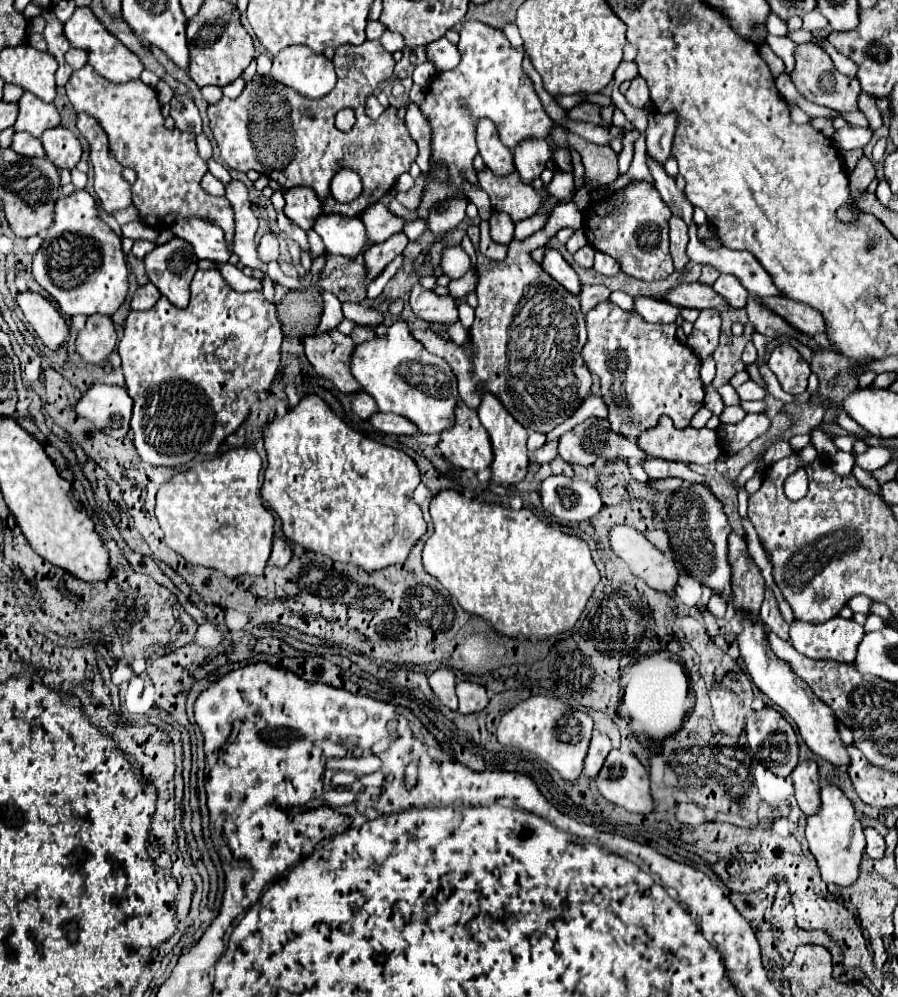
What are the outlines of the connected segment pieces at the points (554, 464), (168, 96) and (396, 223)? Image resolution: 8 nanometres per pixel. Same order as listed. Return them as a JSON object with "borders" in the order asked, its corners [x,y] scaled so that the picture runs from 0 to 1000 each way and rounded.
{"borders":[[[[618,458],[618,460],[611,464],[611,468],[614,468],[616,476],[631,476],[631,478],[636,478],[636,476],[638,476],[636,466],[634,466],[631,462],[627,462],[625,458]]],[[[178,80],[174,85],[175,96],[179,105],[189,103],[194,92],[185,82]]],[[[418,204],[411,210],[406,210],[402,222],[406,224],[406,230],[411,234],[411,246],[406,246],[406,250],[431,242],[451,226],[451,222],[447,218],[440,218],[427,204]]]]}

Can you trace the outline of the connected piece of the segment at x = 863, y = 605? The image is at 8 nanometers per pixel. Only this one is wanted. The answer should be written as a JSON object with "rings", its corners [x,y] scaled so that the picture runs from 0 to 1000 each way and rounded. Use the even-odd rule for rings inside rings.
{"rings":[[[950,597],[950,599],[943,603],[943,607],[948,609],[950,615],[963,615],[963,617],[968,617],[970,601],[963,599],[963,597]]]}

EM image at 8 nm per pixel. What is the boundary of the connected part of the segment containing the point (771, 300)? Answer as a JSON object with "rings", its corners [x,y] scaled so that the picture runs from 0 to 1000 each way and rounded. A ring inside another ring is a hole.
{"rings":[[[852,298],[847,302],[852,306],[856,306],[859,312],[870,316],[883,330],[888,330],[901,338],[919,334],[919,322],[916,322],[914,314],[910,314],[905,308],[883,302],[879,298]]]}

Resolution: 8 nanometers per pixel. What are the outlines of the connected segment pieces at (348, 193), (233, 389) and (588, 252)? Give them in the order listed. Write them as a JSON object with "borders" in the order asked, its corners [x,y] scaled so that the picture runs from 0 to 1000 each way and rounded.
{"borders":[[[[380,170],[369,182],[369,194],[378,204],[391,204],[402,196],[402,180],[391,170]]],[[[219,272],[217,278],[215,278],[215,284],[213,284],[213,302],[208,306],[208,310],[197,310],[197,308],[190,308],[190,304],[186,302],[186,298],[179,298],[175,302],[175,306],[166,312],[146,312],[144,318],[139,320],[139,334],[137,334],[137,340],[133,342],[133,356],[135,356],[135,368],[137,368],[137,374],[139,374],[139,386],[141,386],[141,392],[146,396],[146,400],[150,402],[150,408],[148,408],[148,420],[146,420],[146,432],[150,434],[148,438],[148,444],[150,444],[150,450],[155,454],[155,458],[161,462],[161,464],[168,464],[168,466],[184,466],[184,468],[197,468],[197,466],[206,466],[206,464],[213,464],[215,460],[224,460],[224,458],[231,458],[231,456],[239,456],[244,446],[251,442],[253,436],[262,434],[268,424],[273,422],[273,418],[277,416],[277,410],[280,406],[288,400],[288,396],[302,386],[302,382],[306,380],[306,374],[308,374],[308,368],[311,368],[311,362],[313,362],[313,354],[311,354],[311,348],[313,348],[313,340],[315,340],[315,334],[313,334],[313,326],[308,322],[308,314],[306,314],[306,306],[300,304],[295,298],[293,298],[293,292],[275,292],[275,294],[266,294],[262,290],[257,290],[251,280],[246,278],[244,272]]],[[[651,246],[638,258],[647,268],[660,268],[660,256],[663,256],[663,250],[658,246]]]]}

